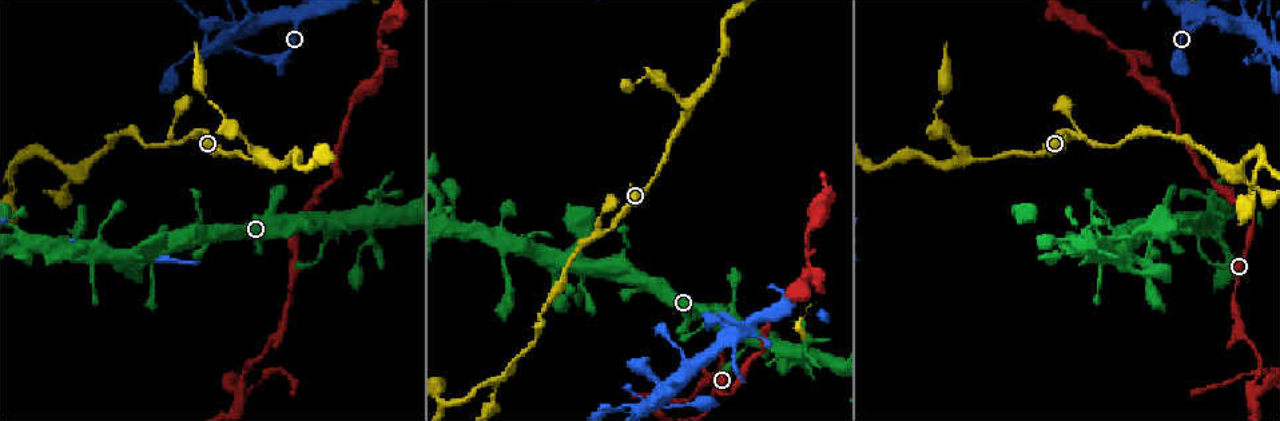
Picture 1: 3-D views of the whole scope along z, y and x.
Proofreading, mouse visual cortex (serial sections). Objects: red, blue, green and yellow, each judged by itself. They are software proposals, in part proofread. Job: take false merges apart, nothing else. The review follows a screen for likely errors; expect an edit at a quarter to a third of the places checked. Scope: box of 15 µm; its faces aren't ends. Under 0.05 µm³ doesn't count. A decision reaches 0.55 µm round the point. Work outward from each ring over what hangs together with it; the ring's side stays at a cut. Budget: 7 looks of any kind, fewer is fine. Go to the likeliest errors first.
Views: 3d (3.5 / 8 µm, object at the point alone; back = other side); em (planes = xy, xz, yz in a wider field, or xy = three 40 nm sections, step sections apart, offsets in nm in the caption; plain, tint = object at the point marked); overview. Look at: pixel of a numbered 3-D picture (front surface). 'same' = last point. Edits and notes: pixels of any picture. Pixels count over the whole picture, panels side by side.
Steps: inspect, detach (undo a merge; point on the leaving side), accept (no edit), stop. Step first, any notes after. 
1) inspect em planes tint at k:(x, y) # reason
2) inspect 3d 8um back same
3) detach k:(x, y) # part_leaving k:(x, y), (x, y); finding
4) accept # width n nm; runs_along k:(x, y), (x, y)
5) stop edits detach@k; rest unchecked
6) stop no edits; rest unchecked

inspect 3d 8um at 1:(1255, 391) # sharp bend

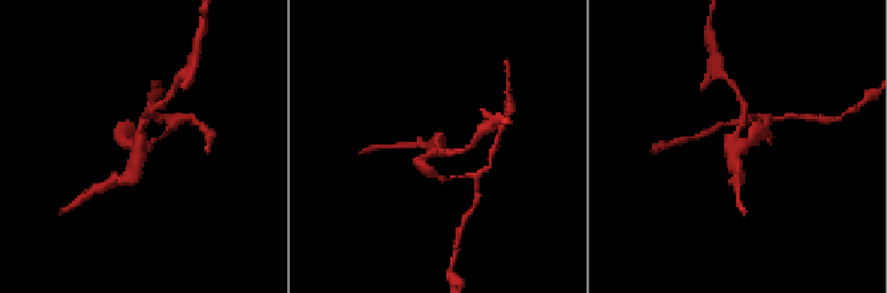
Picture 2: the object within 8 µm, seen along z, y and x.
inspect em xy step 3 tint at 2:(137, 142) # arms 3; arm_widths 100, 300, 300 nm; need the tissue

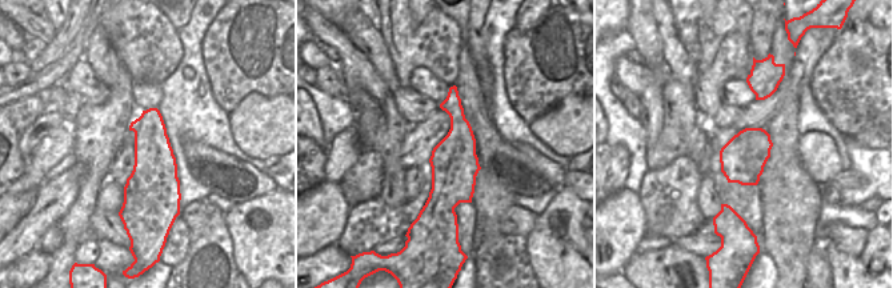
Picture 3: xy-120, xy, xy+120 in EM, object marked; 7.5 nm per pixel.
detach 2:(126, 126) # a second cell is stuck on

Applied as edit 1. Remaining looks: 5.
inspect overview

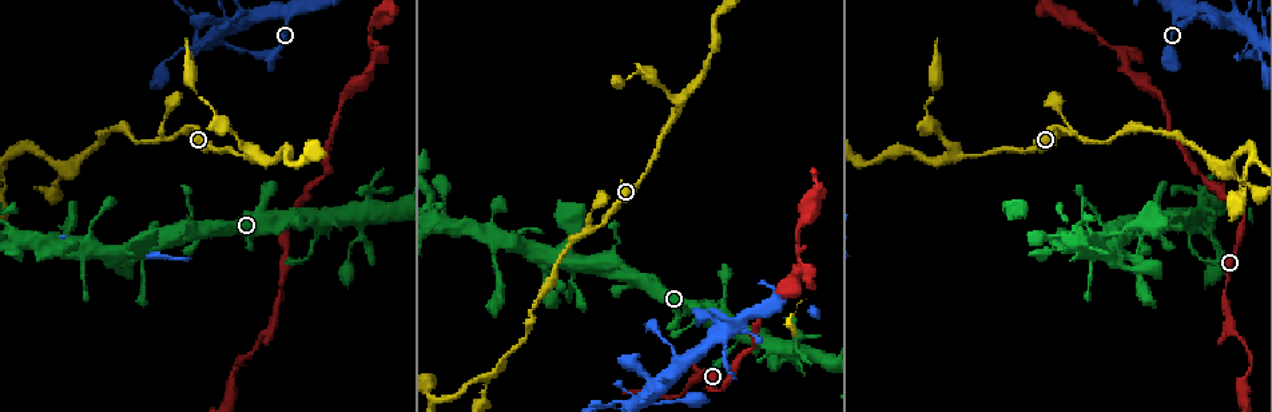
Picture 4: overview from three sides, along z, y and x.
inspect 3d 3.5um at 4:(730, 326) # sharp bend

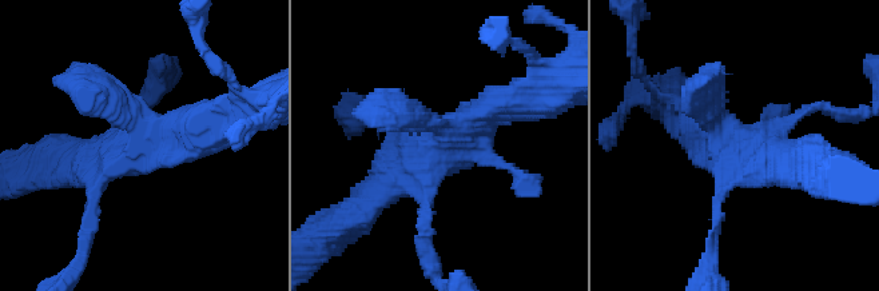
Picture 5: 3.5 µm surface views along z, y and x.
inspect em xy step 3 tint at 5:(141, 152) # arms 4; arm_widths 150, 200, 300, 450 nm; shape alone is not enough

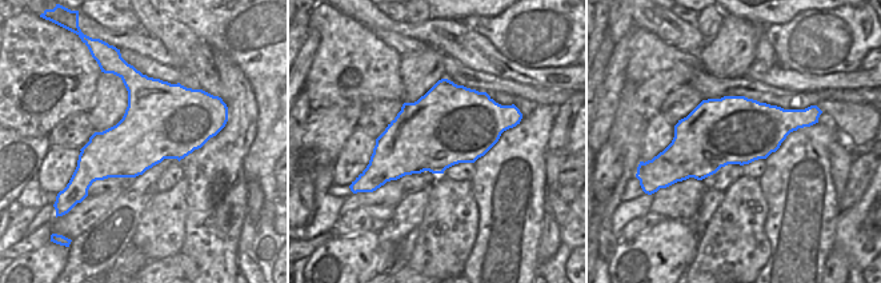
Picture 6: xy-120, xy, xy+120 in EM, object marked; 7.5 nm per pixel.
accept # width 600 nm; runs_along 5:(96, 186), (114, 160), (241, 111); one cell here

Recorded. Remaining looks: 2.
inspect 3d 8um at 4:(589, 227)

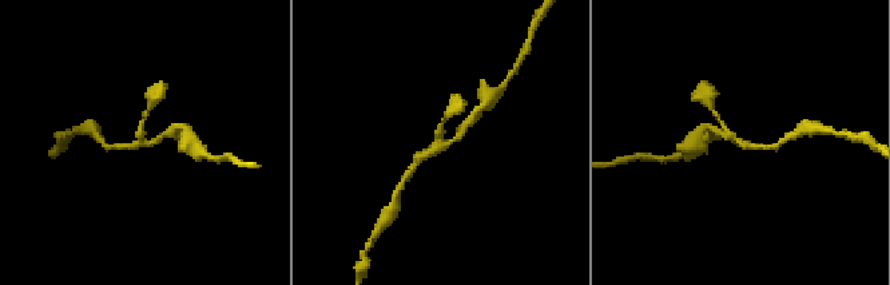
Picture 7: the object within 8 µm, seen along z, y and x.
inspect em xy step 1 tint at 7:(444, 147) # arms 3; arm_widths 150, 200, 200 nm; need the tissue

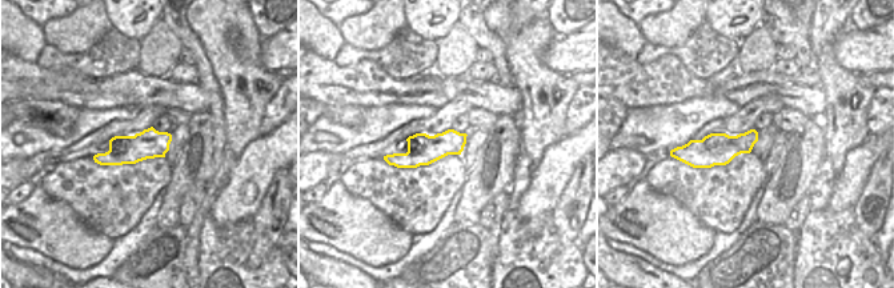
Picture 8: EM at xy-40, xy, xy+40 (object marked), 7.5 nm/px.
accept # runs_along 7:(469, 122), (412, 167); all the same cell

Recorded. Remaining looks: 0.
stop edits detach@2; rest unchecked

